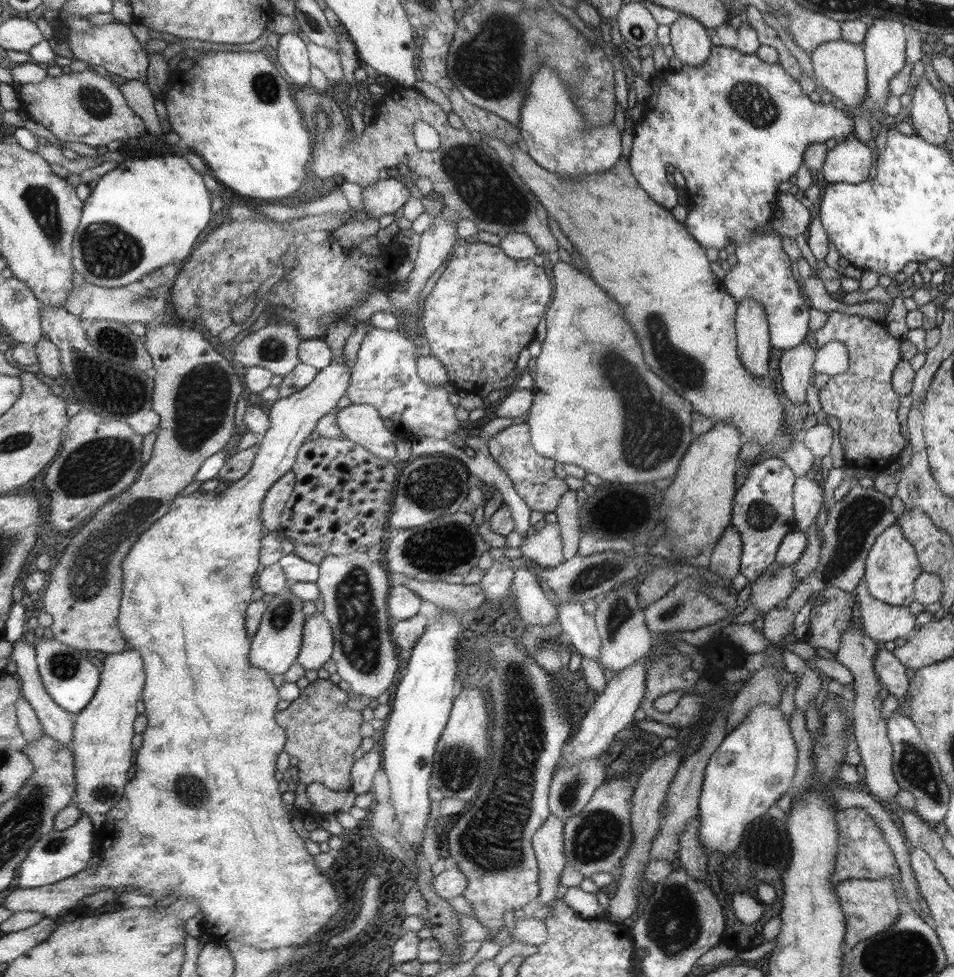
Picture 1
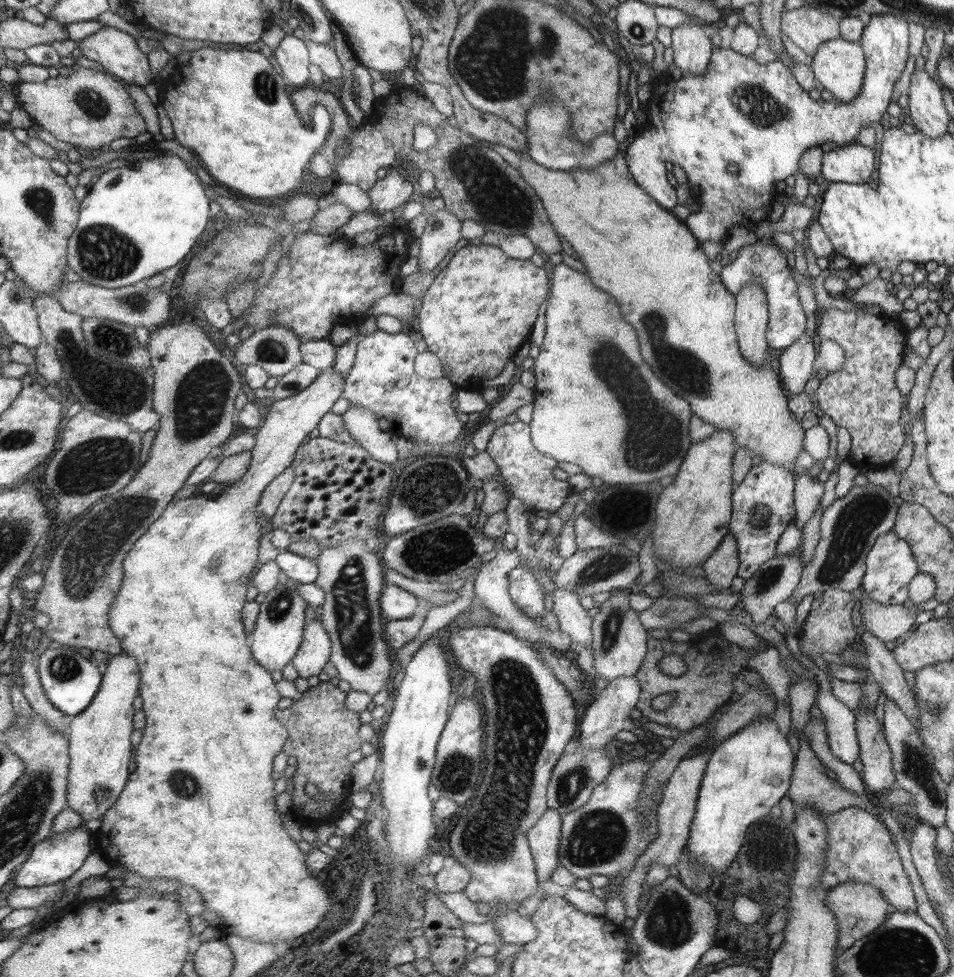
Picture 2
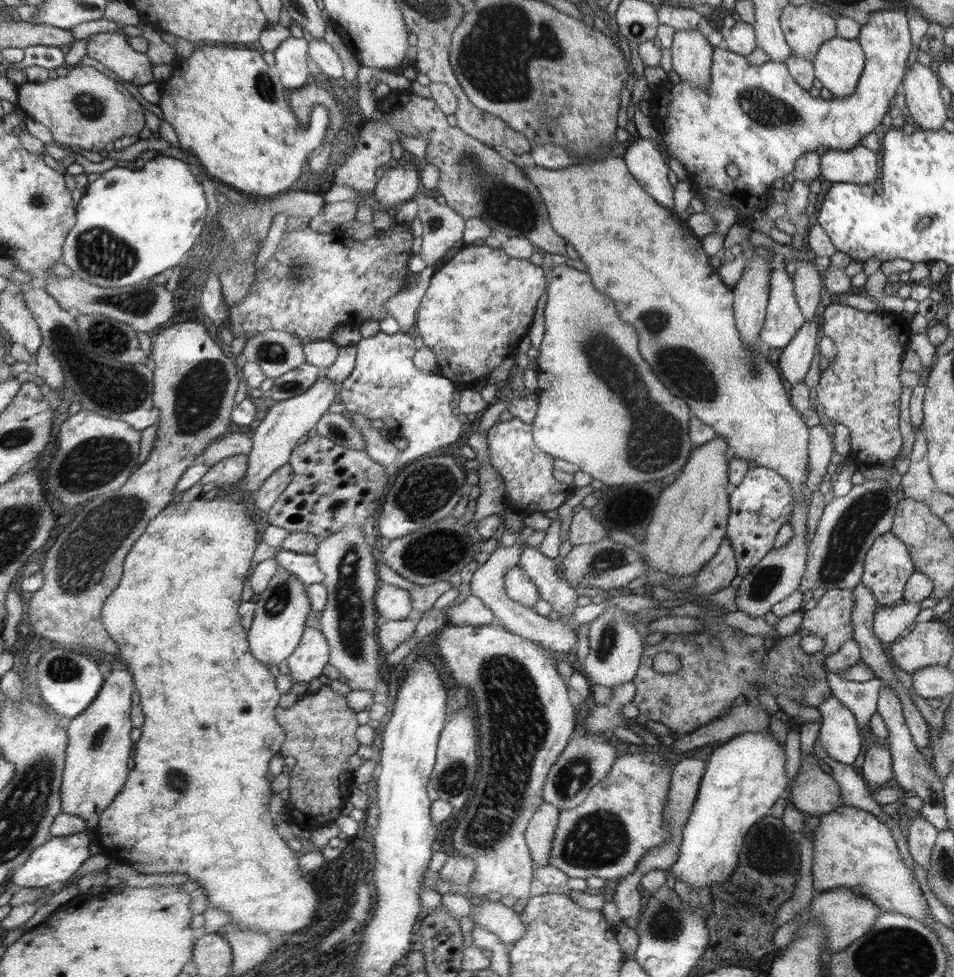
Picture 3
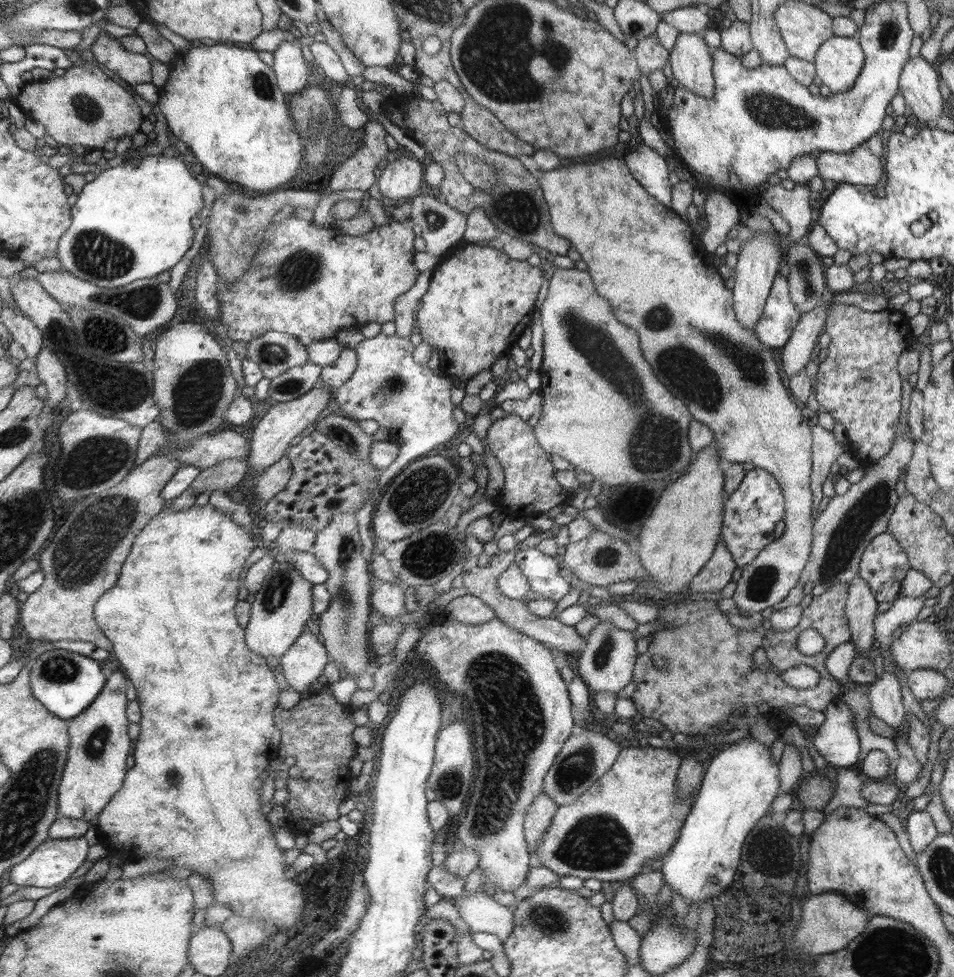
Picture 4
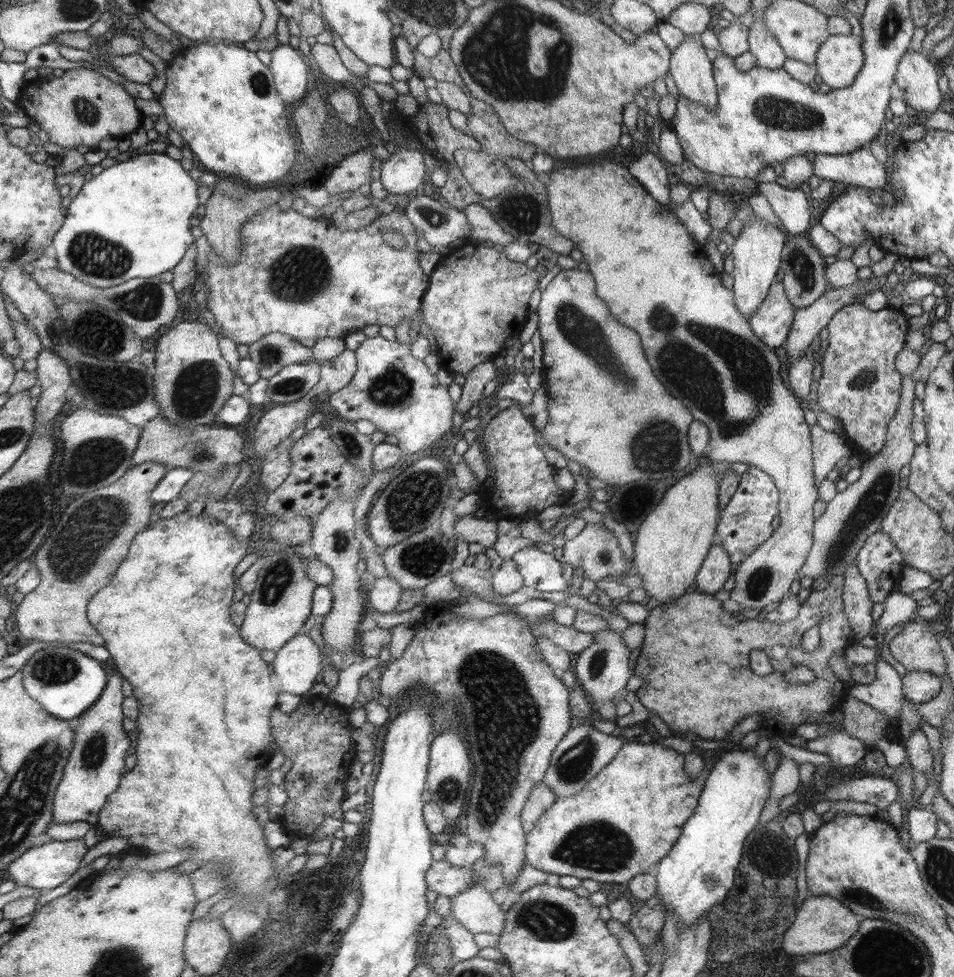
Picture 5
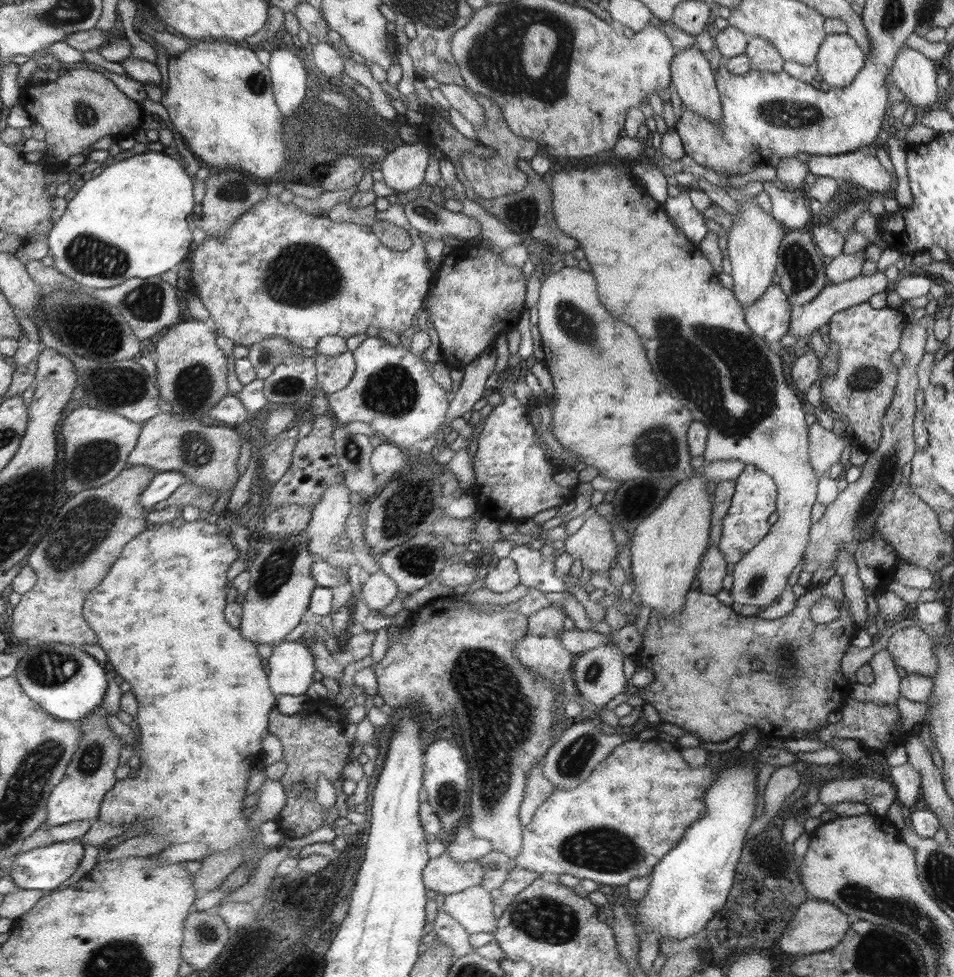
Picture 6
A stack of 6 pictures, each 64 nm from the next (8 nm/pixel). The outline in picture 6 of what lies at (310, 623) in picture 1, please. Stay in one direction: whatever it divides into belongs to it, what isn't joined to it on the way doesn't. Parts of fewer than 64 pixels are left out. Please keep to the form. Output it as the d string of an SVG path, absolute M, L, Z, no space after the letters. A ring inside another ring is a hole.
M304 638L292 642L277 643L268 659L268 670L271 672L271 688L276 695L302 696L314 680L314 656L309 647L309 640Z

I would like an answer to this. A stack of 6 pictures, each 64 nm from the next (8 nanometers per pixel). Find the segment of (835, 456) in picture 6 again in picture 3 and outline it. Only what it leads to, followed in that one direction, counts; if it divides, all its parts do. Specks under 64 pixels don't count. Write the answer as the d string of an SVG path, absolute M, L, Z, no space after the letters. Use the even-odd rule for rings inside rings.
M821 425L811 428L811 443L808 444L810 451L810 470L807 476L807 486L812 490L811 506L807 508L807 542L812 542L815 537L817 526L823 515L824 494L818 492L818 486L823 482L822 477L827 473L831 464L832 454L836 450L834 442Z

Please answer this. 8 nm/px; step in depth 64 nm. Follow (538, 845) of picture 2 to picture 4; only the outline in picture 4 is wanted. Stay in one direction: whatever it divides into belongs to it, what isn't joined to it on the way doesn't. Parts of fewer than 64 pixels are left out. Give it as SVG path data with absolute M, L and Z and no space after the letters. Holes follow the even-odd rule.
M541 792L533 806L529 808L525 823L526 839L530 850L539 844L539 840L545 835L545 830L552 824L559 805L550 796Z

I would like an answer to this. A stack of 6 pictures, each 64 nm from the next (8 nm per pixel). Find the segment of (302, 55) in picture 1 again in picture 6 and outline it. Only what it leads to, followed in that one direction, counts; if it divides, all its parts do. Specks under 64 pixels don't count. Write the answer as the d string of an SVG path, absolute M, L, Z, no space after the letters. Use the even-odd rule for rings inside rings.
M288 46L271 48L270 53L272 92L281 111L290 116L304 102L308 88L306 68L304 62L294 52L288 50Z

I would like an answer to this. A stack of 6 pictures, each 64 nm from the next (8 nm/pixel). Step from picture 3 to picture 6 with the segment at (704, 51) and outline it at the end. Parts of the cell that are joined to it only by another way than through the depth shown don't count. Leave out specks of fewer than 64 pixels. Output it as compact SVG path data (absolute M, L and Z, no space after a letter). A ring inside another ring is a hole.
M698 46L683 48L672 59L671 80L684 107L714 124L719 123L723 115L723 110L720 110L722 96L718 96L710 62Z

